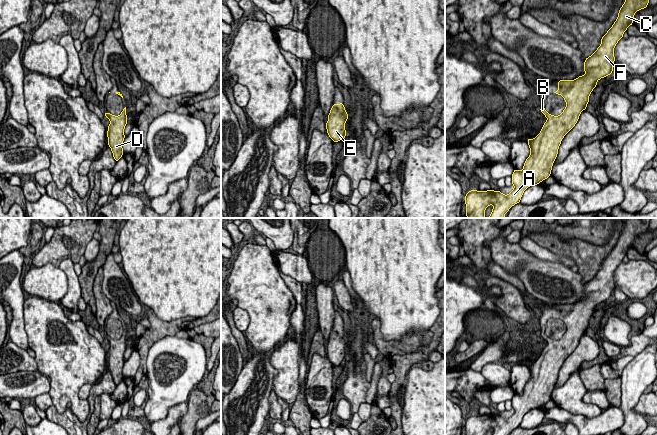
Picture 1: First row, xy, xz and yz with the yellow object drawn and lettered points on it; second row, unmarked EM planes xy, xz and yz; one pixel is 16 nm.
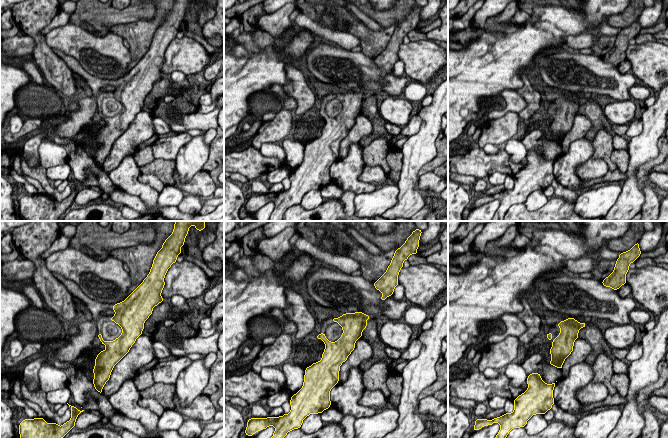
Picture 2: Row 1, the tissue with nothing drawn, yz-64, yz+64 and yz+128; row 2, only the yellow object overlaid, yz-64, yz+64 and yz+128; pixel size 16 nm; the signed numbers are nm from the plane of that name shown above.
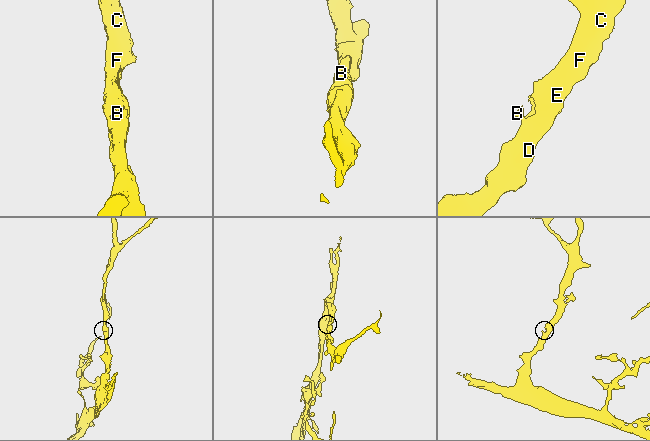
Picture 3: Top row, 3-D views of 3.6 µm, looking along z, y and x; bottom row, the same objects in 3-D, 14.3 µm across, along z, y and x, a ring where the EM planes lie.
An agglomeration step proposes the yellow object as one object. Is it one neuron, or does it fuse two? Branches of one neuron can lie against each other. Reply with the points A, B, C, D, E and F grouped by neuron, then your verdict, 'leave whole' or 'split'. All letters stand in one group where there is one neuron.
groups A B C D E F; leave whole

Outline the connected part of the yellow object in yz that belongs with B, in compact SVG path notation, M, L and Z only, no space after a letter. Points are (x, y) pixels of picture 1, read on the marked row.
M625 0L616 21L602 37L600 46L585 59L586 73L574 80L558 81L558 90L554 94L564 98L566 108L563 112L559 116L554 116L550 115L545 107L540 108L547 121L534 139L527 139L530 155L524 163L523 170L515 169L511 176L514 189L507 195L491 189L470 190L464 197L468 218L486 218L484 213L489 205L492 205L493 209L487 218L504 218L509 209L520 202L528 187L538 185L551 175L562 139L575 126L581 112L586 109L597 81L613 72L616 44L633 24L635 13L646 8L648 3L649 0Z

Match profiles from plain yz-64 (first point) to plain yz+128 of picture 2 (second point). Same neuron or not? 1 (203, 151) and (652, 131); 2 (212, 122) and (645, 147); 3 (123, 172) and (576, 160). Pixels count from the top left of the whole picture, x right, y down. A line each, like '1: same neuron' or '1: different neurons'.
1: same neuron
2: different neurons
3: same neuron

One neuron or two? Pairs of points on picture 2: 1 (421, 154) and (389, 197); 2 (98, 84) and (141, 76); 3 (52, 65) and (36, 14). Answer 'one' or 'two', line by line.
1: two
2: one
3: one

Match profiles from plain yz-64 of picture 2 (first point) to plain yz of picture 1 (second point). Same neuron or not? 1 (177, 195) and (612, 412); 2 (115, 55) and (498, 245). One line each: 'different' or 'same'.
1: same
2: same

